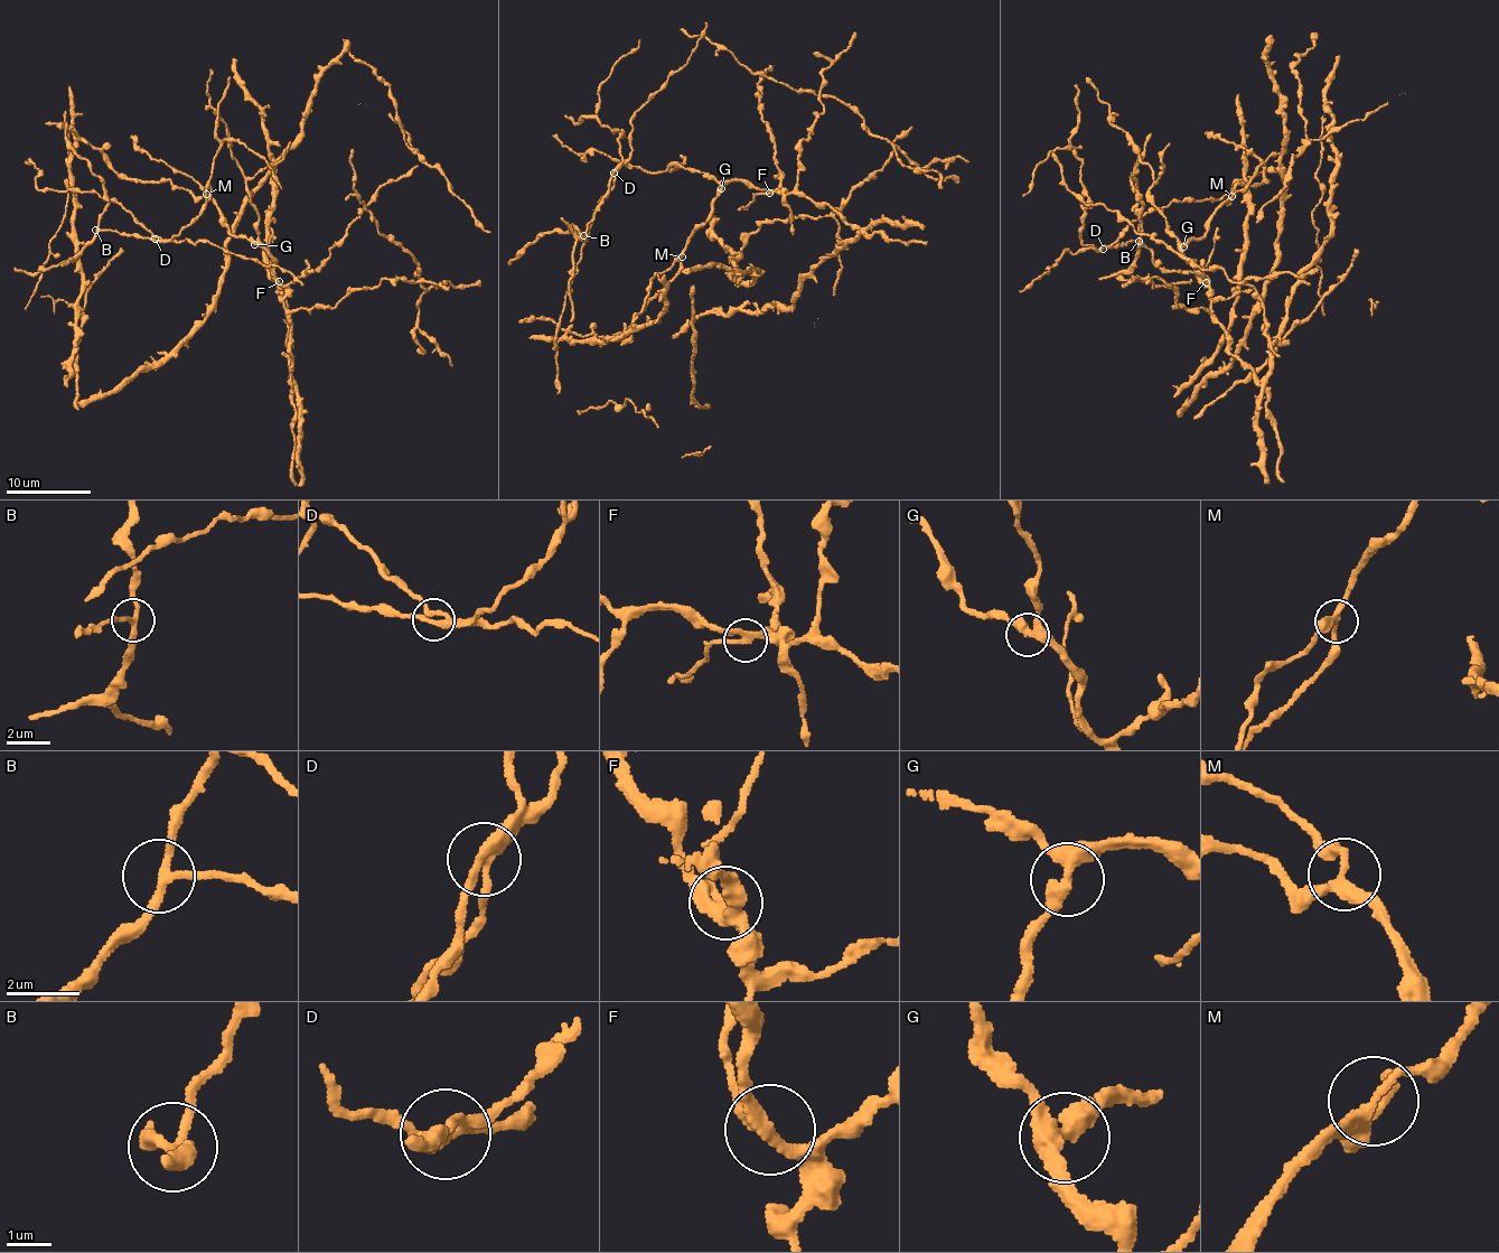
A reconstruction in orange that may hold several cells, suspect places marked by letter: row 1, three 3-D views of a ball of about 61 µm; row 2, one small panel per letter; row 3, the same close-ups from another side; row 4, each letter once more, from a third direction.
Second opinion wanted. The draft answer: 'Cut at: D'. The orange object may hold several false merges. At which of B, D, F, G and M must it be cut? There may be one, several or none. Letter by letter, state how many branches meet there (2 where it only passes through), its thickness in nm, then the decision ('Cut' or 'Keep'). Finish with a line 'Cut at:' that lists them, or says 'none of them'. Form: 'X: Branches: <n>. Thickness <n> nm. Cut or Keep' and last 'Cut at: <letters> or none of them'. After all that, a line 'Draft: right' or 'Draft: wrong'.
B: Branches: 3. Thickness 200 nm. Keep
D: Branches: 3. Thickness 240 nm. Keep
F: Branches: 3. Thickness 240 nm. Cut
G: Branches: 3. Thickness 360 nm. Keep
M: Branches: 3. Thickness 200 nm. Keep
Cut at: F
Draft: wrong

